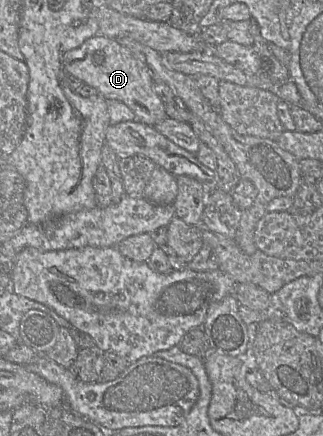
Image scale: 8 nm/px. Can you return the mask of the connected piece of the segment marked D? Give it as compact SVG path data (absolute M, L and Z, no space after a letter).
M102 35L91 37L78 48L65 54L64 69L67 74L97 89L106 100L119 100L126 104L134 112L135 121L154 127L168 118L165 103L154 92L154 80L145 66L114 39Z

